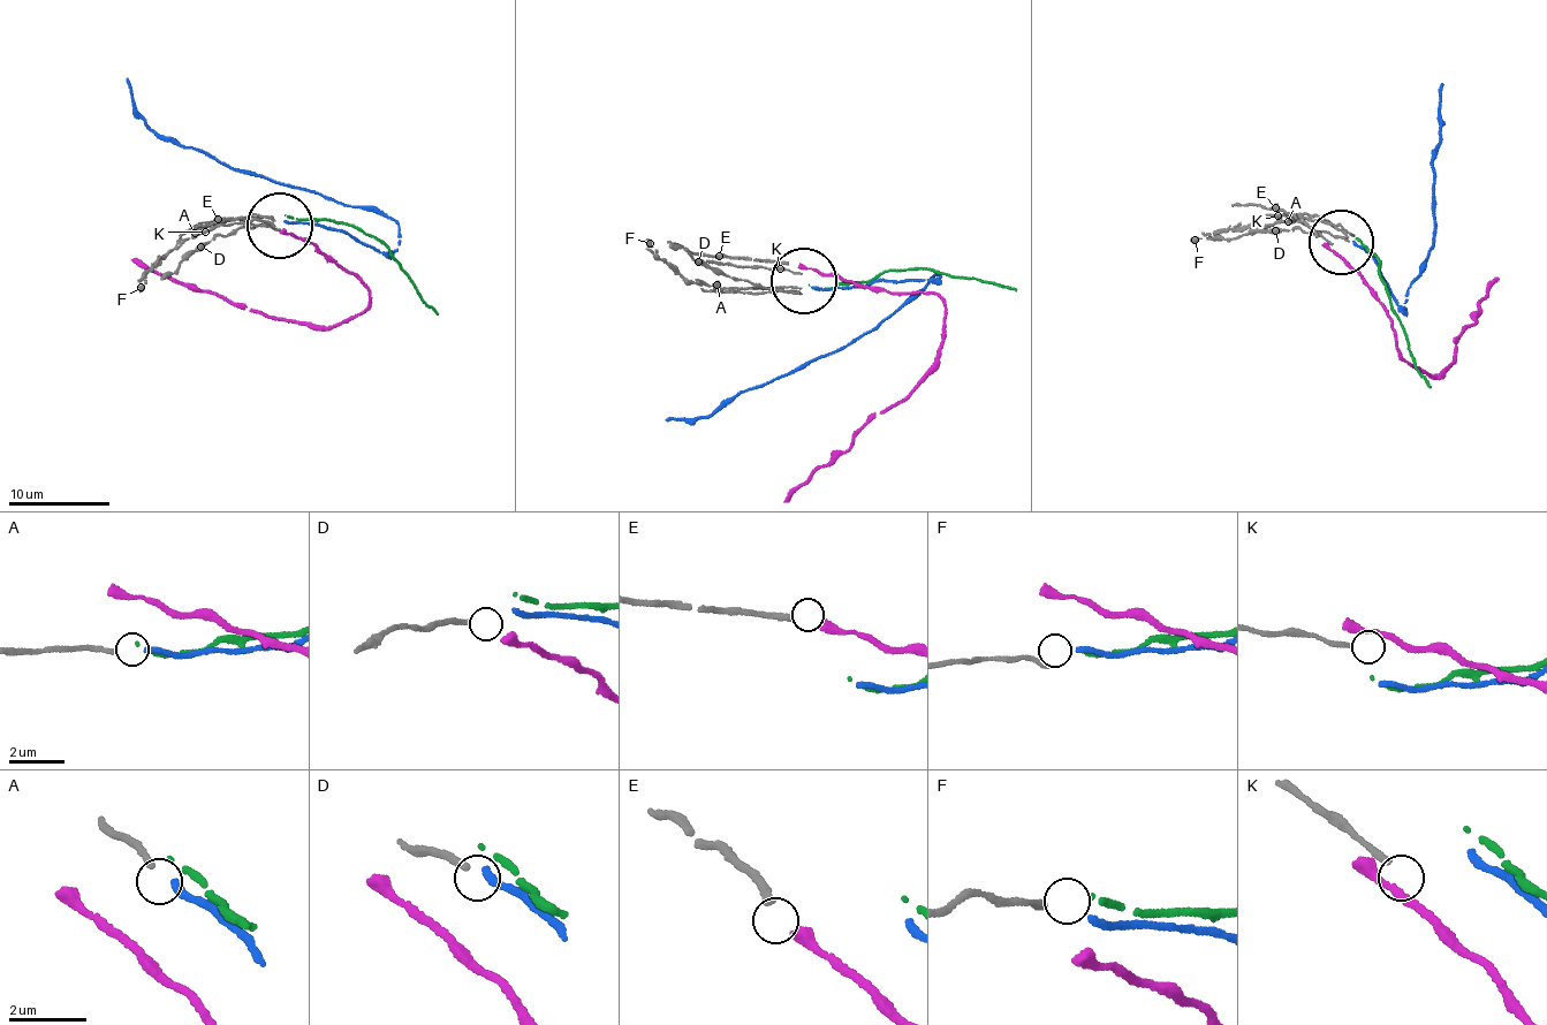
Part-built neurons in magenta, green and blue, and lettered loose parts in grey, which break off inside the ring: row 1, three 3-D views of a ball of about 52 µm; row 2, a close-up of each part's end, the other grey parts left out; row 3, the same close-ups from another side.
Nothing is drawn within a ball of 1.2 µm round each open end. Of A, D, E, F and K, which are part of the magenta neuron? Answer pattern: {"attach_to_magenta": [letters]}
{"attach_to_magenta": ["E"]}

